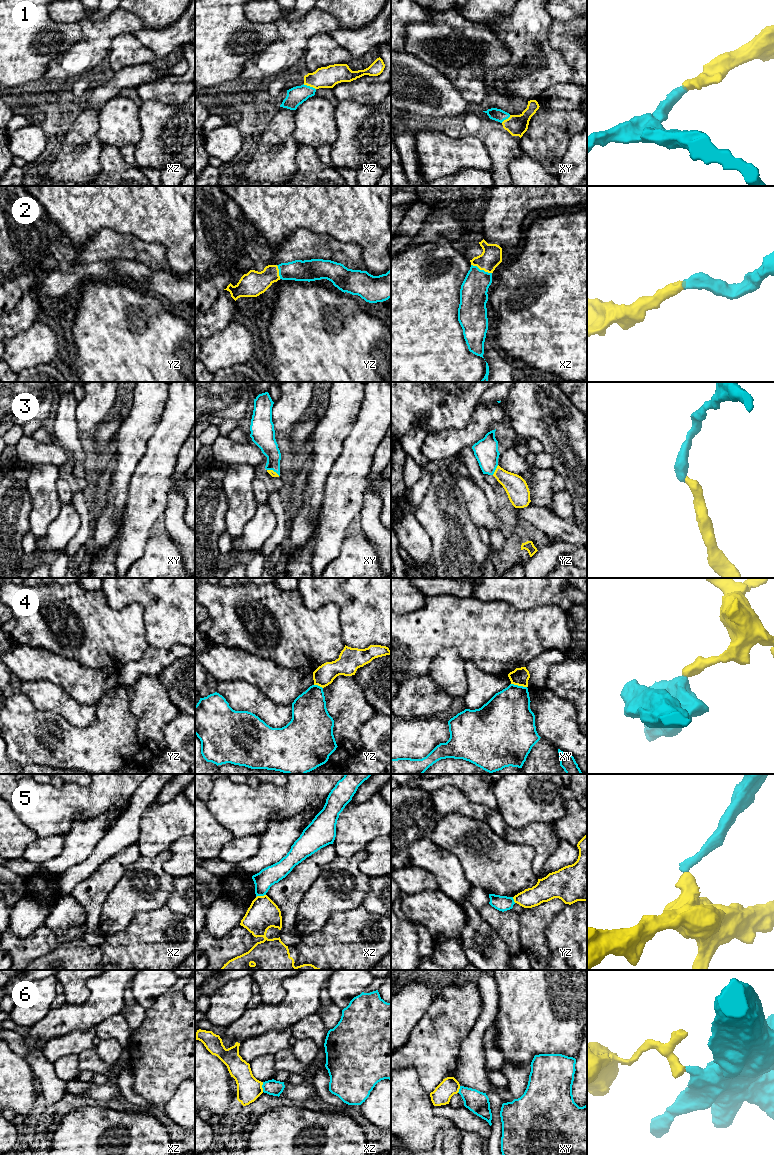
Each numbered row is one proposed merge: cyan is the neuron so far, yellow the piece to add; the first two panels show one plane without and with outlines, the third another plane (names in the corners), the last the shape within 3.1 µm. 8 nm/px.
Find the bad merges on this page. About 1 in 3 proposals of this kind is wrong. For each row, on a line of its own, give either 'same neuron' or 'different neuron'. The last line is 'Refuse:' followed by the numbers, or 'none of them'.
1: same neuron
2: same neuron
3: same neuron
4: different neuron
5: different neuron
6: different neuron
Refuse: 4, 5, 6

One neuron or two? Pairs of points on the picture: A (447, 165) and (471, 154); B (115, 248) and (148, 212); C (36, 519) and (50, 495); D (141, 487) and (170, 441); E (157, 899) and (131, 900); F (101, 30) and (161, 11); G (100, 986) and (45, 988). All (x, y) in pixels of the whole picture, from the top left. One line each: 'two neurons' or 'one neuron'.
A: one neuron
B: two neurons
C: one neuron
D: one neuron
E: one neuron
F: two neurons
G: two neurons

